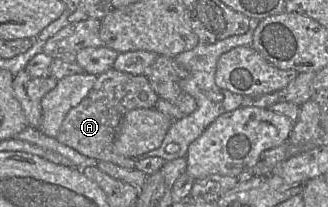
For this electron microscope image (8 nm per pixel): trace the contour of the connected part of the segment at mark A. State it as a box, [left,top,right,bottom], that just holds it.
[55,70,158,169]

